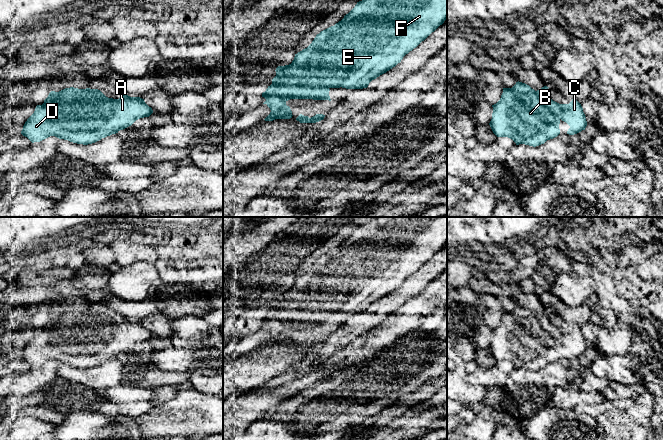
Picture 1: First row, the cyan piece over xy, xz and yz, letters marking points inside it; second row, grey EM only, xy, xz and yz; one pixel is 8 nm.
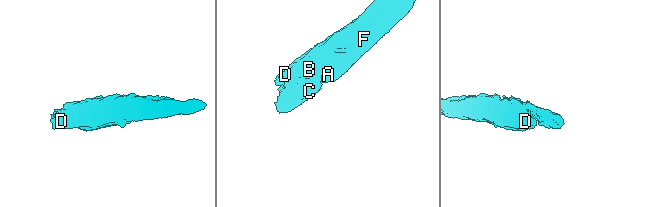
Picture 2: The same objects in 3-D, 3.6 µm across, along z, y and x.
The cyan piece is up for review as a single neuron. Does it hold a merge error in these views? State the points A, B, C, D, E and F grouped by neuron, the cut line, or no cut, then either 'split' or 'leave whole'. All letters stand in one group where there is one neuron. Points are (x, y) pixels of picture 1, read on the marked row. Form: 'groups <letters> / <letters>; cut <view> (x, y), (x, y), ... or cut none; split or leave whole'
groups A B C D E F; cut none; leave whole

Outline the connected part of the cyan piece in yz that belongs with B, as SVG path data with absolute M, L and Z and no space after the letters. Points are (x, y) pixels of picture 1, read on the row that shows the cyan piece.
M519 81L512 88L503 88L500 100L492 105L493 113L489 125L493 133L497 137L512 139L516 145L525 144L536 147L560 134L561 120L570 126L567 131L569 135L585 130L587 121L581 104L575 99L572 99L569 104L559 104L550 98L548 88L544 86L535 91L529 85Z

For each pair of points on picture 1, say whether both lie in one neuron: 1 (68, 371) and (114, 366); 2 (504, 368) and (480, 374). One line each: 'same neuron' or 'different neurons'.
1: same neuron
2: same neuron

